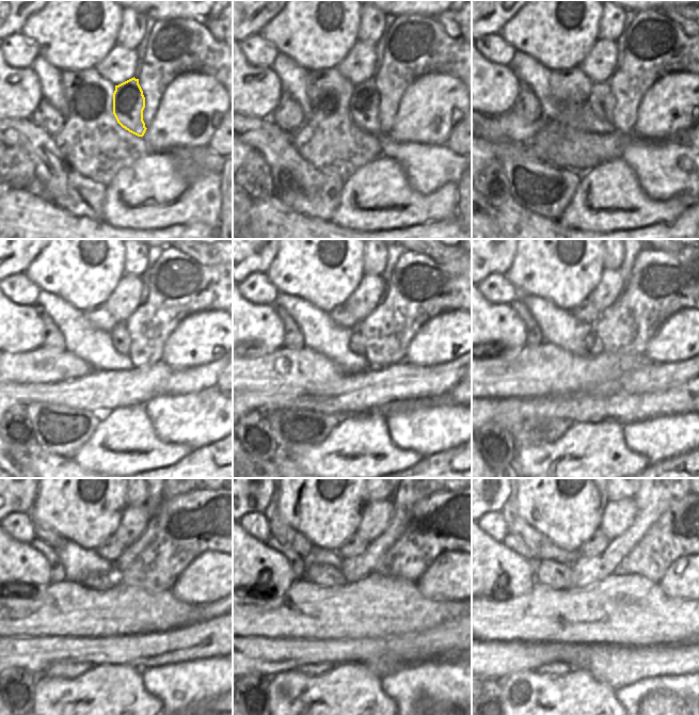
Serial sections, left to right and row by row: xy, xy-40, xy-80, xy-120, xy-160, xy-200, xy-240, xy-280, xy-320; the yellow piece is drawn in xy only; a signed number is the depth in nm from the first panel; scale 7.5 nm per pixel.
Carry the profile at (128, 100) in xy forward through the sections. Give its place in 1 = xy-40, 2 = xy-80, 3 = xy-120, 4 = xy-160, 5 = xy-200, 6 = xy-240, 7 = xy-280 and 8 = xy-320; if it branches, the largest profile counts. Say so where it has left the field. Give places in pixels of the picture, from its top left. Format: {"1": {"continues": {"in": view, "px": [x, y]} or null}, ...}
{"1": {"continues": {"in": "xy-40", "px": [365, 101]}}, "2": {"continues": {"in": "xy-80", "px": [601, 99]}}, "3": {"continues": {"in": "xy-120", "px": [120, 336]}}, "4": {"continues": {"in": "xy-160", "px": [356, 342]}}, "5": {"continues": {"in": "xy-200", "px": [593, 345]}}, "6": {"continues": {"in": "xy-240", "px": [99, 581]}}, "7": {"continues": {"in": "xy-280", "px": [324, 575]}}, "8": {"continues": {"in": "xy-320", "px": [556, 575]}}}

